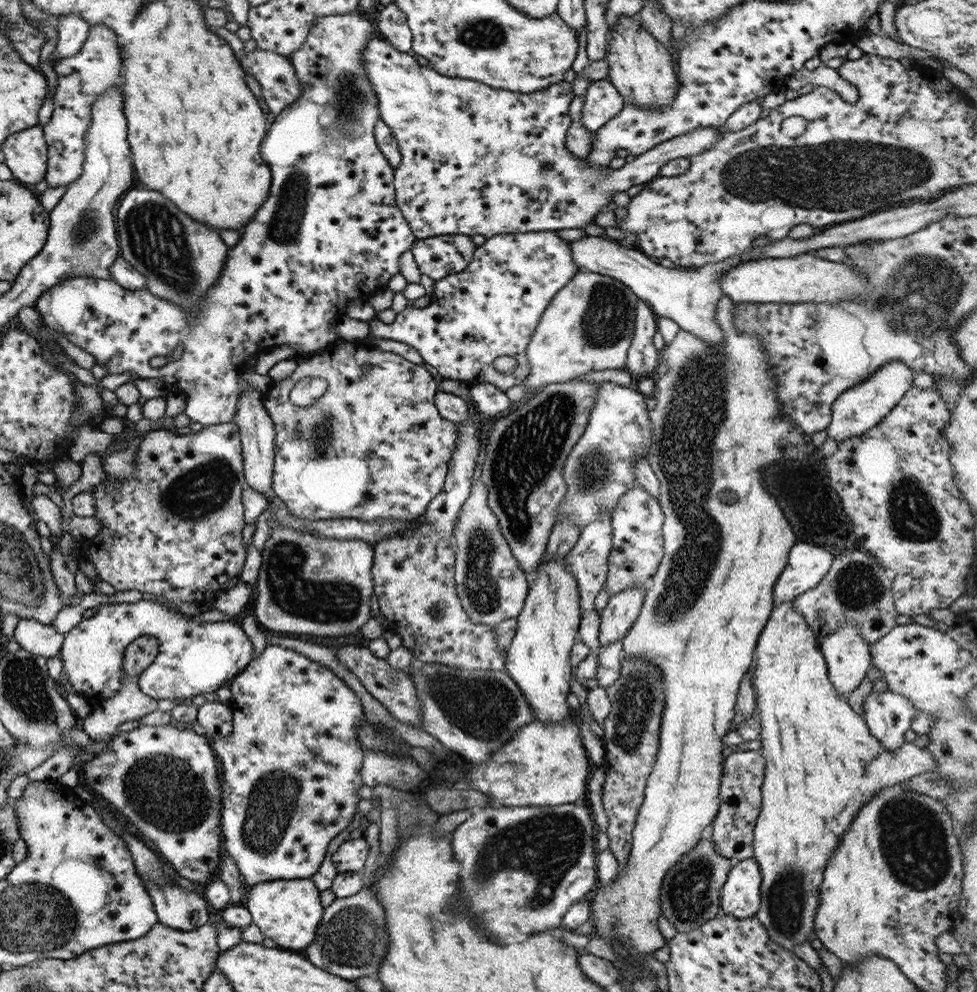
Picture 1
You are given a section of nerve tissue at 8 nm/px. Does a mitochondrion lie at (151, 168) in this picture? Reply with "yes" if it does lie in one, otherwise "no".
no

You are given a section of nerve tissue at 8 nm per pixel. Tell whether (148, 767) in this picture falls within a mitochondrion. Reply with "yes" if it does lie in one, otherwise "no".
yes

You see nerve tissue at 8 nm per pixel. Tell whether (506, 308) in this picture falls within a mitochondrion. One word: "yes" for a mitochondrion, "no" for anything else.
no

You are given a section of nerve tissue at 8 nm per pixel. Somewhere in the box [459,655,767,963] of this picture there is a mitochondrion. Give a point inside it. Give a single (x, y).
(546, 846)

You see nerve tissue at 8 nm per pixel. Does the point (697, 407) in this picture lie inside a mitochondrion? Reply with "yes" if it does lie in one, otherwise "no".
yes

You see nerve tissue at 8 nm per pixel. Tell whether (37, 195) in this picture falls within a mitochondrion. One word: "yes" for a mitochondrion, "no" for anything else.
no

